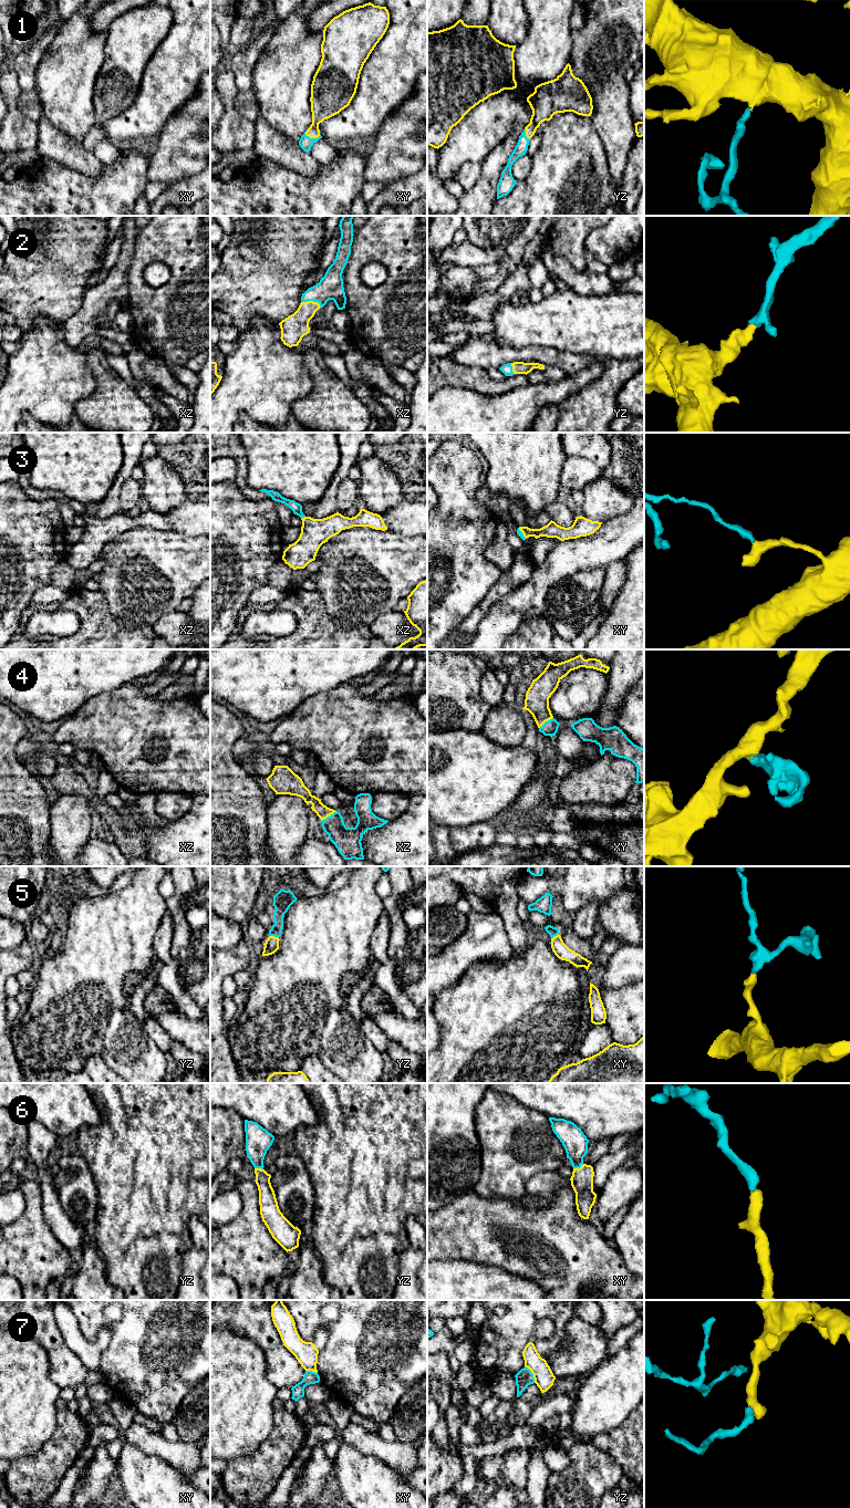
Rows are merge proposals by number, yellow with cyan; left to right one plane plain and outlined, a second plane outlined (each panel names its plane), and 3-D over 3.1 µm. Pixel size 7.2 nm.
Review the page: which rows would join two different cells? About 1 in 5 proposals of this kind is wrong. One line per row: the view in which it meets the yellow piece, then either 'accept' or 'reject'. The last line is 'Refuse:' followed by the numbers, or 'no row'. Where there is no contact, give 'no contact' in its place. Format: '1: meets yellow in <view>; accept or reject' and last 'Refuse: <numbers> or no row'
1: meets yellow in xy; accept
2: meets yellow in xz; accept
3: meets yellow in xz; accept
4: meets yellow in xz; accept
5: meets yellow in yz; accept
6: meets yellow in xy; accept
7: meets yellow in yz; reject
Refuse: 7

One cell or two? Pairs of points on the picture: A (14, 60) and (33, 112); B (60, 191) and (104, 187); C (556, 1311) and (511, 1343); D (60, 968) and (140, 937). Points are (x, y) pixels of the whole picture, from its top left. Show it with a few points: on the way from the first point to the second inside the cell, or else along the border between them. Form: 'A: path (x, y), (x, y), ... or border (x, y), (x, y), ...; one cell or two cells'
A: path (27, 73), (28, 99); one cell
B: path (71, 188), (93, 189); one cell
C: path (543, 1311), (538, 1311), (518, 1331); one cell
D: path (80, 968), (112, 938), (120, 938); one cell

